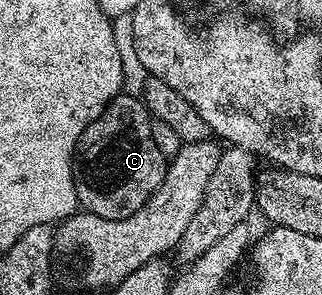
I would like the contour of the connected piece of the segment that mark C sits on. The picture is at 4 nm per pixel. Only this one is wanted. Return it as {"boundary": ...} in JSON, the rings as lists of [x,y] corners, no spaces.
{"boundary":[[[113,97],[106,110],[78,136],[74,186],[79,206],[104,219],[128,219],[166,178],[168,159],[152,140],[152,118],[137,97]]]}

